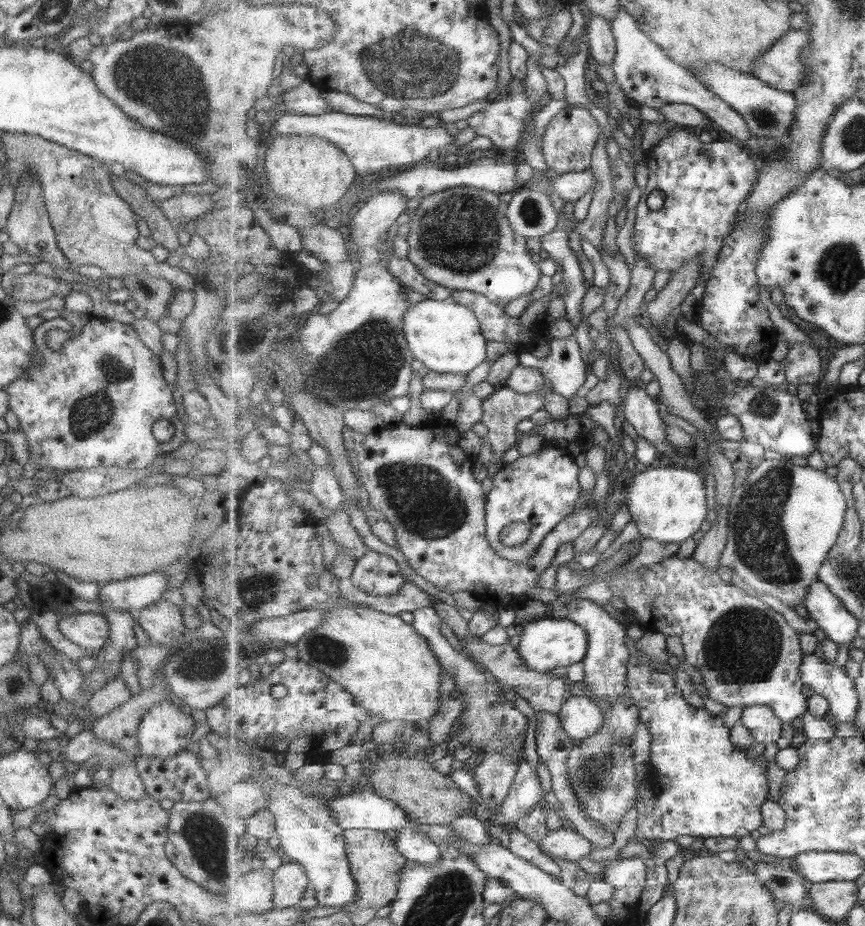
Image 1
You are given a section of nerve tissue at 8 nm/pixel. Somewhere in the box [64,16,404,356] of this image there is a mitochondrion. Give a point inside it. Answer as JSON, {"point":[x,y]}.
{"point":[171,81]}

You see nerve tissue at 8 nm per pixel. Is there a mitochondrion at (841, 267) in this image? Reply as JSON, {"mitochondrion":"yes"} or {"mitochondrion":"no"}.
{"mitochondrion":"yes"}

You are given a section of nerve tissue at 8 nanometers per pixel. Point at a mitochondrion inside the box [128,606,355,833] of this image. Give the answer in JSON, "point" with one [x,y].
{"point":[322,649]}

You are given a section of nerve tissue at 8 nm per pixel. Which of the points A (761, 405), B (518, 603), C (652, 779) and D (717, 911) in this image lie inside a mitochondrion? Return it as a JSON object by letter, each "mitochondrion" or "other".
{"A":"mitochondrion","B":"other","C":"other","D":"other"}

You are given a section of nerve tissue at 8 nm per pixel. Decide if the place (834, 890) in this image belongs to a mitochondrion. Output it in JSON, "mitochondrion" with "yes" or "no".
{"mitochondrion":"no"}

